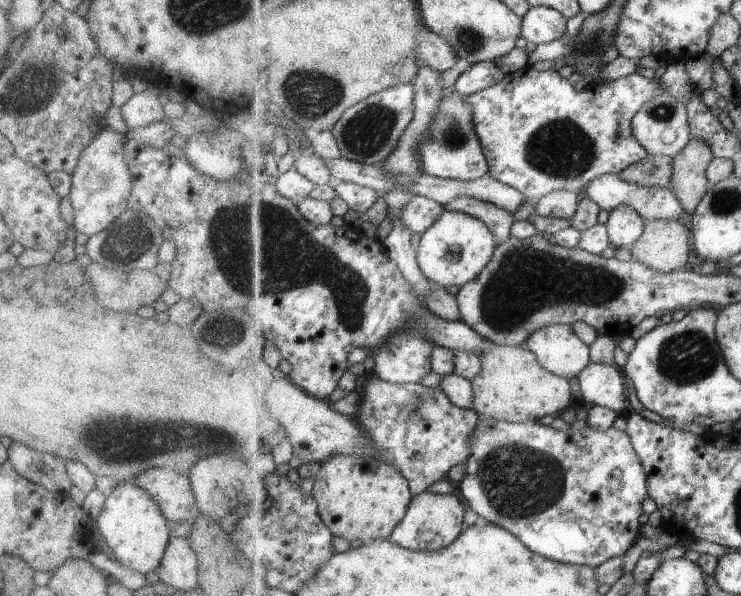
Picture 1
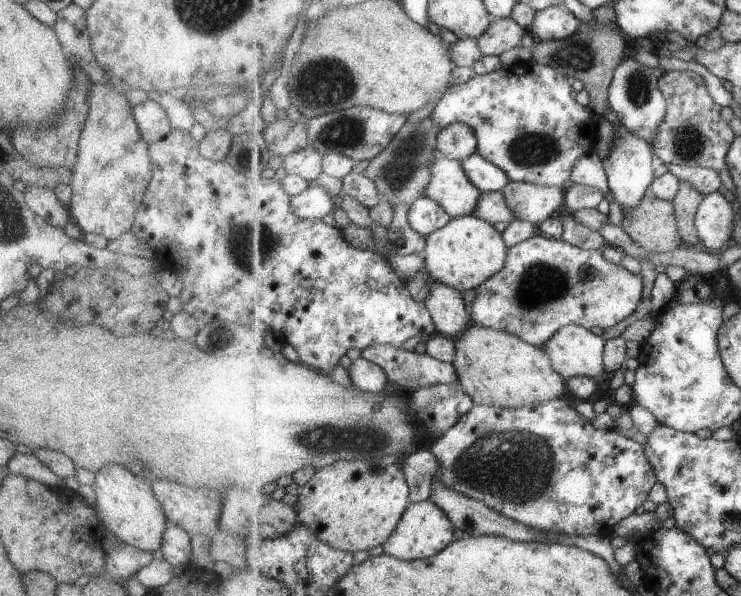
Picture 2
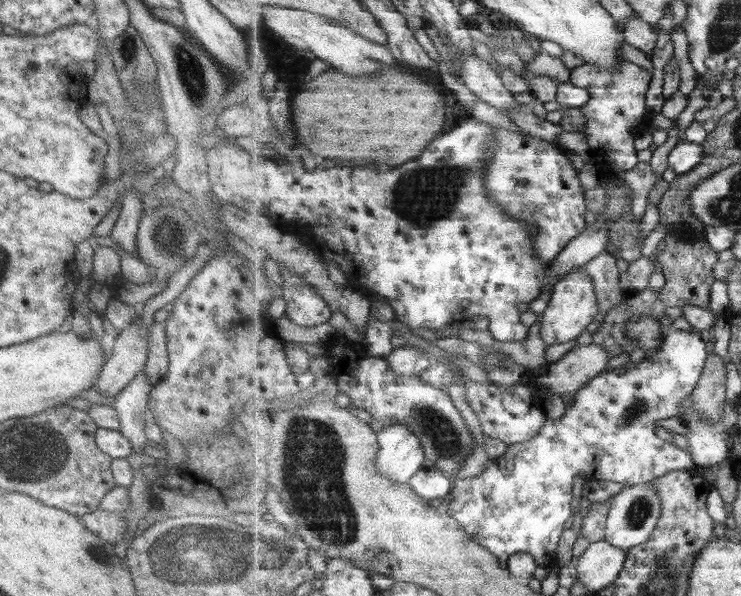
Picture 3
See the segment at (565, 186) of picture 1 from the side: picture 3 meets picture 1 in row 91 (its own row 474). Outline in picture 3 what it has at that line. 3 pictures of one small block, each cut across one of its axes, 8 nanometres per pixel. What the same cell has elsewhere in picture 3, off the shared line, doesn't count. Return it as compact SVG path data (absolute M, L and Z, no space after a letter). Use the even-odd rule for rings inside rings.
M670 328L665 334L663 345L660 345L660 350L653 357L649 359L643 358L643 360L637 364L628 362L623 366L613 368L613 370L601 374L575 395L575 398L572 399L573 404L565 408L565 414L563 414L559 420L546 420L545 424L543 424L542 432L539 433L537 437L532 438L529 442L521 442L520 444L510 446L503 456L498 459L493 459L493 462L487 464L487 468L483 470L483 474L479 474L477 478L473 478L473 480L456 479L454 481L453 490L451 490L452 500L447 506L447 513L463 525L463 529L467 531L471 539L479 543L479 545L482 544L487 550L490 550L491 553L499 559L503 568L507 568L507 560L509 560L509 557L517 553L531 554L540 567L546 568L553 565L557 559L556 552L559 548L559 543L562 541L563 533L566 530L565 522L571 519L574 513L576 492L582 489L583 485L609 480L631 486L652 482L656 478L665 476L665 474L671 471L693 471L698 469L690 452L685 452L685 450L677 448L675 444L667 444L663 439L657 438L655 435L655 427L657 426L657 420L665 420L665 418L679 416L679 407L683 405L683 401L685 401L687 397L692 396L692 393L698 386L699 380L702 378L703 372L706 369L707 359L707 344L703 342L703 338L701 338L697 330L689 332Z

